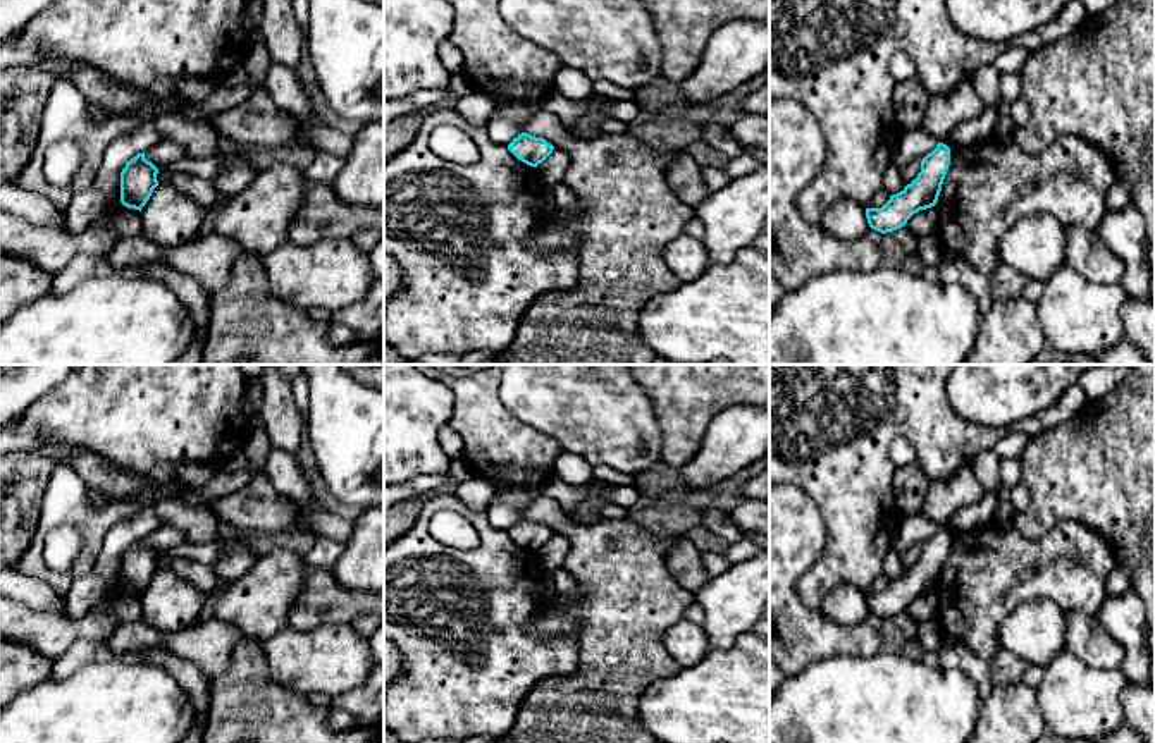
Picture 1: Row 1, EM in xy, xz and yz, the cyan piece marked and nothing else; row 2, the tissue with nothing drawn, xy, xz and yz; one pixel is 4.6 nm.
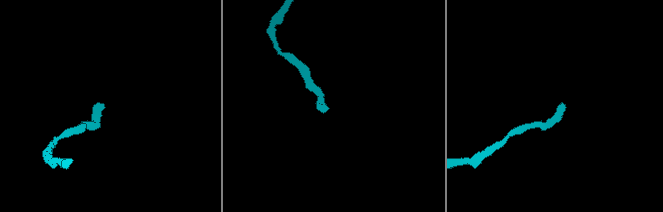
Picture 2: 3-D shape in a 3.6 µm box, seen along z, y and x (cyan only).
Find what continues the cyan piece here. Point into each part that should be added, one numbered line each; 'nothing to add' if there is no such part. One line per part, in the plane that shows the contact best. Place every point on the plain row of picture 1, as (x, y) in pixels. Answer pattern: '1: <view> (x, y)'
nothing to add

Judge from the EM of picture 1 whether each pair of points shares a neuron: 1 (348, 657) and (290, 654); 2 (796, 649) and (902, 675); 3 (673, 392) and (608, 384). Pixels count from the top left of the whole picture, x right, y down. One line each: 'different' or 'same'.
1: same
2: different
3: different

